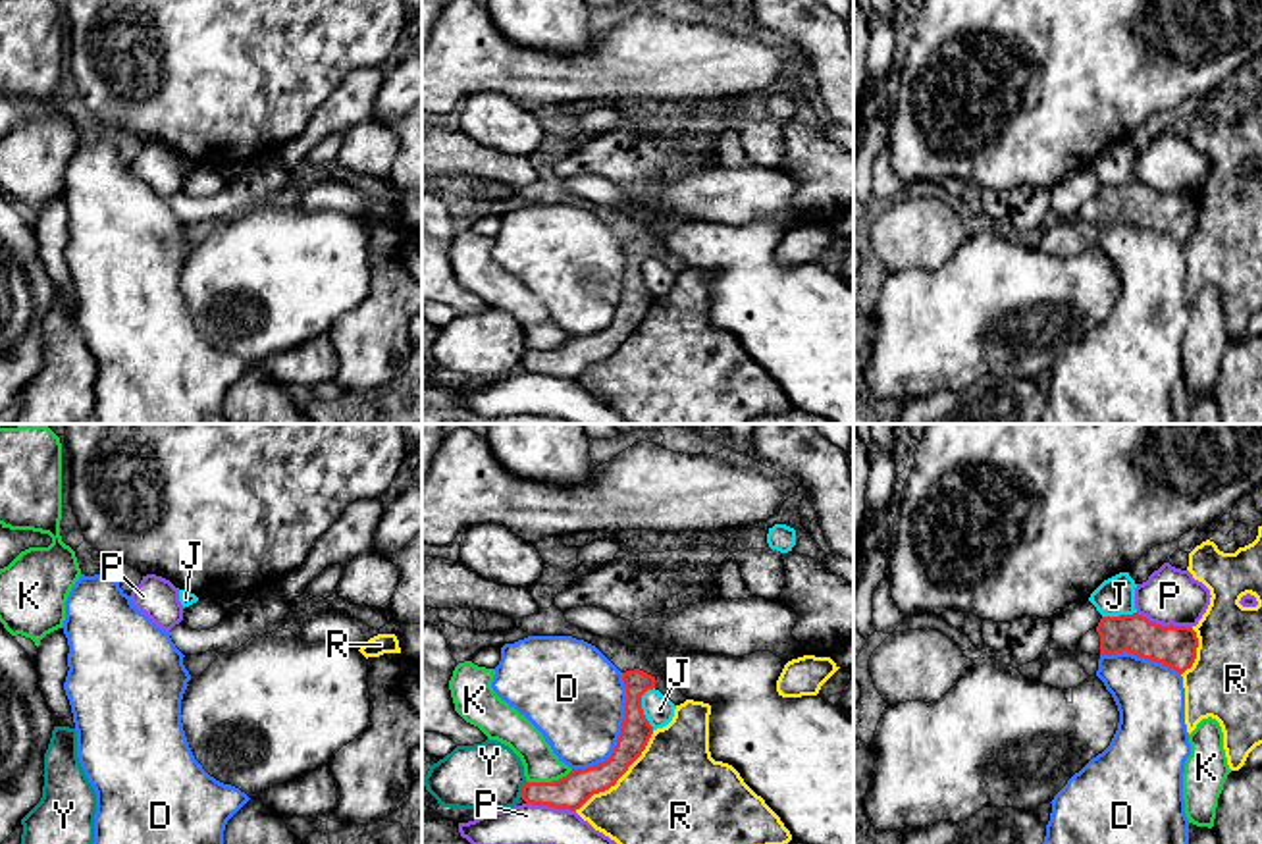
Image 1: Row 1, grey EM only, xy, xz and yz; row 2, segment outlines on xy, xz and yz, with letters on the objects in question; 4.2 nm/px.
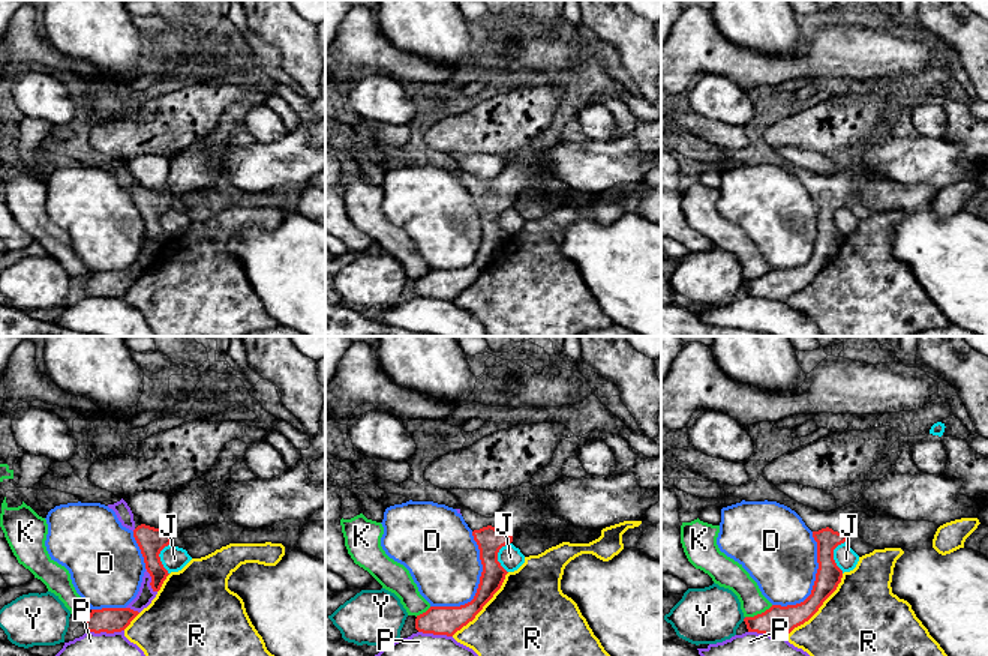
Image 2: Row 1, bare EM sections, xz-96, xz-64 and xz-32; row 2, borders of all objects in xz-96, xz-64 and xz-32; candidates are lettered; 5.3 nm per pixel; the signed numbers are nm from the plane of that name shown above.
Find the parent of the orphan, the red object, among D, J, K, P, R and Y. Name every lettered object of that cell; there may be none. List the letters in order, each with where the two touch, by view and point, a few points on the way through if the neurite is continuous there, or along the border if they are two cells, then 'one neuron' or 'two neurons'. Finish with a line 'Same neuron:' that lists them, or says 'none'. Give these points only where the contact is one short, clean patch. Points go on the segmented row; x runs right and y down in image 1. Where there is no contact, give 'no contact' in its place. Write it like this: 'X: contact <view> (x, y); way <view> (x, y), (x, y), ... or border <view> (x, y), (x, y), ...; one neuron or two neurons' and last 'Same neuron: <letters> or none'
D: contact xz (621, 733); two neurons
J: contact xz (640, 708); border xz (654, 686), (642, 696), (642, 713), (654, 729); two neurons
K: contact xz (550, 783); border xz (573, 769), (552, 781), (526, 781); two neurons
P: contact yz (1164, 627); two neurons
R: contact xz (621, 775); two neurons
Y: contact xz (523, 789); border xz (526, 781), (519, 796); two neurons
Same neuron: none

